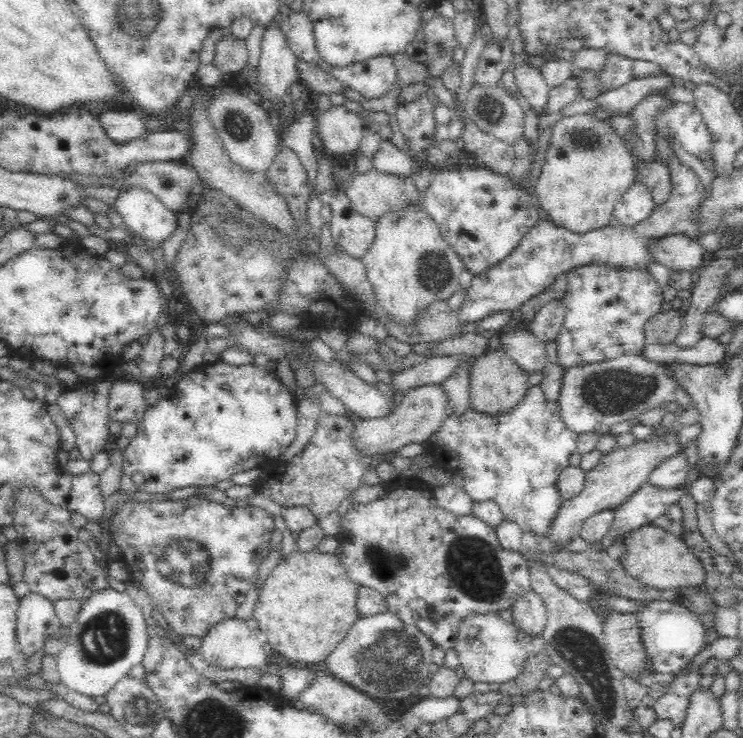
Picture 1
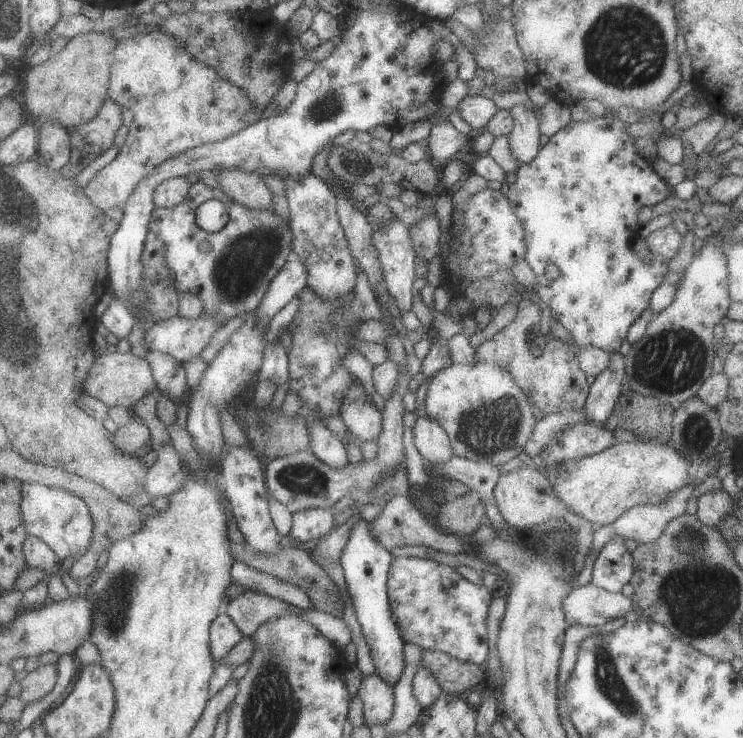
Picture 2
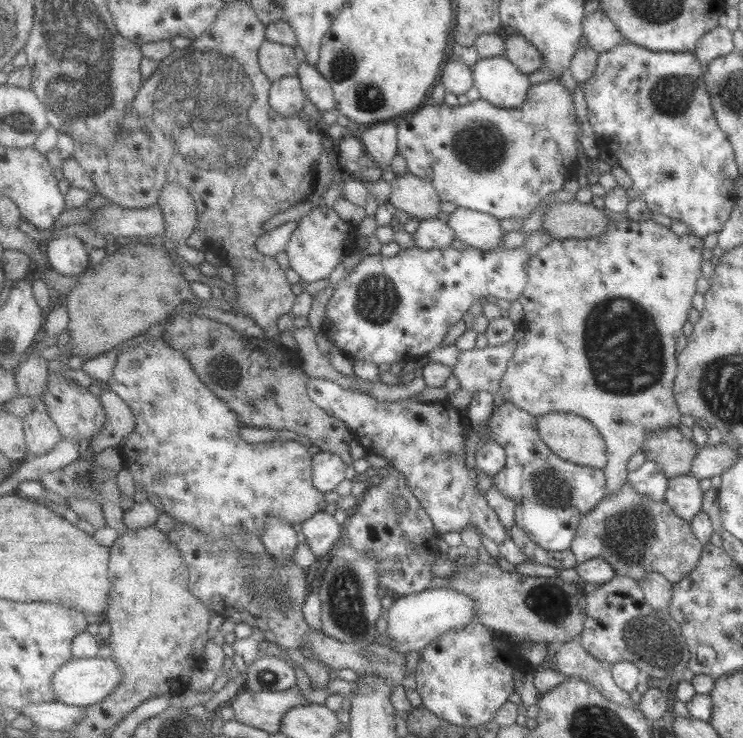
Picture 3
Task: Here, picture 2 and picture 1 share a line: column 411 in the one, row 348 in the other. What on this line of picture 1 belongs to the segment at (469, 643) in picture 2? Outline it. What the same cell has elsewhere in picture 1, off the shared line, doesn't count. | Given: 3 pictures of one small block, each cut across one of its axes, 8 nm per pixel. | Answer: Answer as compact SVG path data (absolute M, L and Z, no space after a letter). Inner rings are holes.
M591 263L578 265L567 272L569 283L566 292L560 298L565 306L565 319L560 334L556 337L559 364L564 368L584 365L594 361L610 360L625 354L643 354L644 324L648 318L658 314L661 304L667 299L656 279L646 270L640 268L619 268L619 266Z

